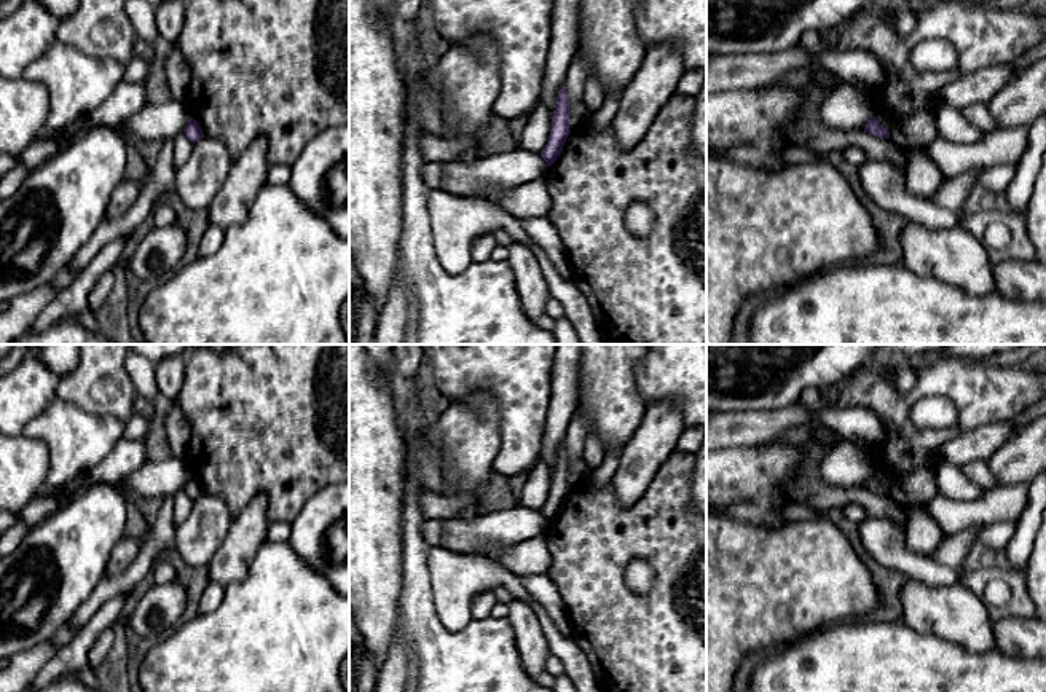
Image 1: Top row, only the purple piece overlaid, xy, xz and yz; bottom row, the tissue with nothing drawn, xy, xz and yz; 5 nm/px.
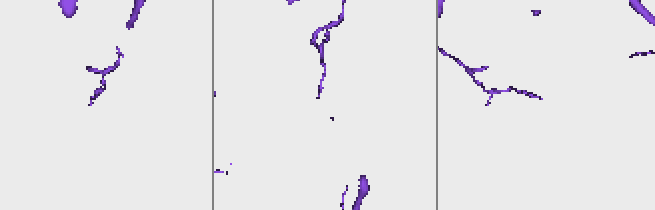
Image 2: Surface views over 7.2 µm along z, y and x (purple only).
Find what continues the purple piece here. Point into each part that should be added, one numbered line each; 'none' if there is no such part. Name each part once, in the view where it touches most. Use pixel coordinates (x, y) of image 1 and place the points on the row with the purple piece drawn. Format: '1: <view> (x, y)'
none

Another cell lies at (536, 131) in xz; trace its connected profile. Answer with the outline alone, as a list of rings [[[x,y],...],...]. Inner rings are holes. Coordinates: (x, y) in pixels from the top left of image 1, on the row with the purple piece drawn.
[[[539,104],[528,116],[520,136],[520,147],[526,151],[541,153],[549,140],[552,129],[550,110]]]

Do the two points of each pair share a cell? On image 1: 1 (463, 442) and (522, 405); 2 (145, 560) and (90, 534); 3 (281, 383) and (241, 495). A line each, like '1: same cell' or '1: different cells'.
1: different cells
2: different cells
3: same cell

